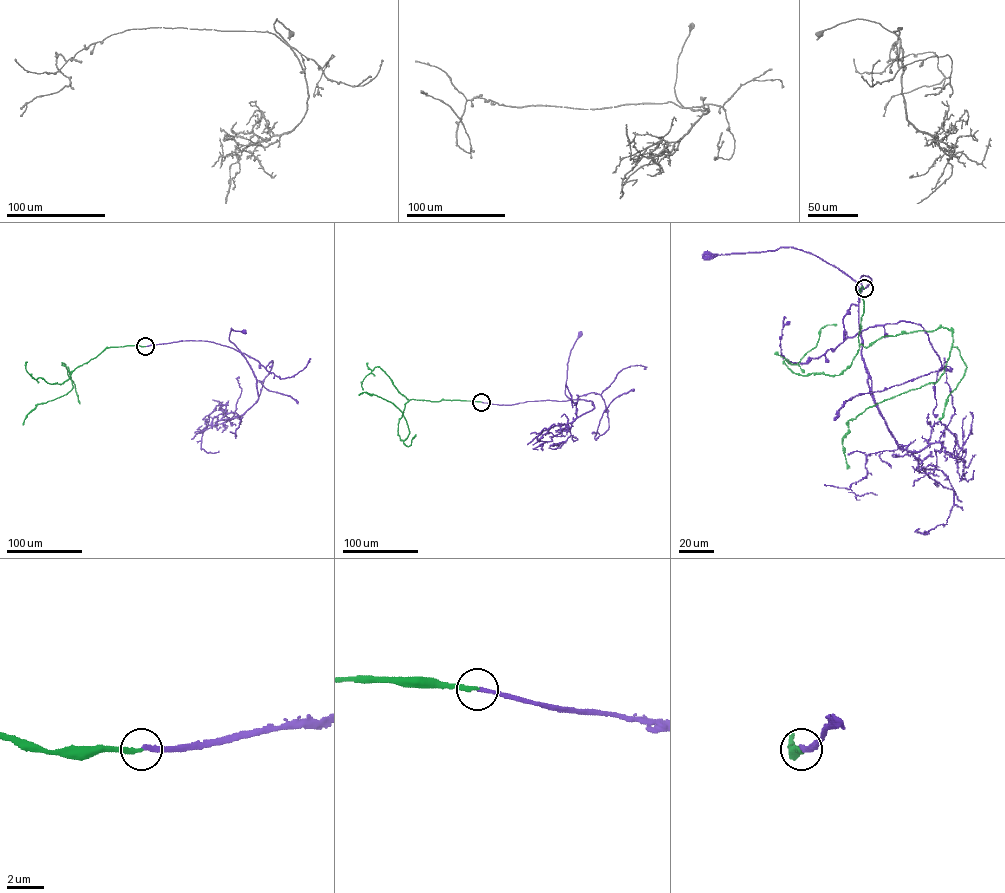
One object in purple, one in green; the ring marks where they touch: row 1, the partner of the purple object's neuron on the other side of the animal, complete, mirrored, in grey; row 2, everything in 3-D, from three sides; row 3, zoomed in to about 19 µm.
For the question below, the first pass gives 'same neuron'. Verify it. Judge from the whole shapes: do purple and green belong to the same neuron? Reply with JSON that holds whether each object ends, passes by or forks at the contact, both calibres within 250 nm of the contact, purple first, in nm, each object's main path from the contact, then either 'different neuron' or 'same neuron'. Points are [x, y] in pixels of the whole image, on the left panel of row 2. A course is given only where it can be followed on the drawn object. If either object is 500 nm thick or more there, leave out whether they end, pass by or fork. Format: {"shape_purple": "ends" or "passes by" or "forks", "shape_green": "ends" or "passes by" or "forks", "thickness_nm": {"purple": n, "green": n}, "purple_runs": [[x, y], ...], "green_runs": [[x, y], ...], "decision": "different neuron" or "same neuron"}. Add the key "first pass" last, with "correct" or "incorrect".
{"shape_purple": "ends", "shape_green": "ends", "thickness_nm": {"purple": 240, "green": 240}, "purple_runs": [[145, 346], [204, 341], [240, 352], [229, 339], [229, 335], [231, 328], [245, 332]], "green_runs": [[145, 346], [107, 348], [71, 372], [62, 363], [73, 387], [66, 394], [37, 404], [23, 424]], "decision": "different neuron", "first pass": "incorrect"}

